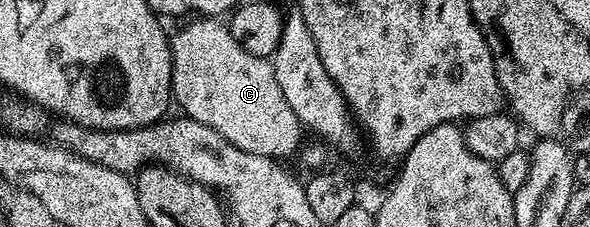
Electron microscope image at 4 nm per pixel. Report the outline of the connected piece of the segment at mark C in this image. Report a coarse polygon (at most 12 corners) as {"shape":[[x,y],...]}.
{"shape":[[217,17],[171,39],[172,98],[241,151],[303,128],[275,66]]}

